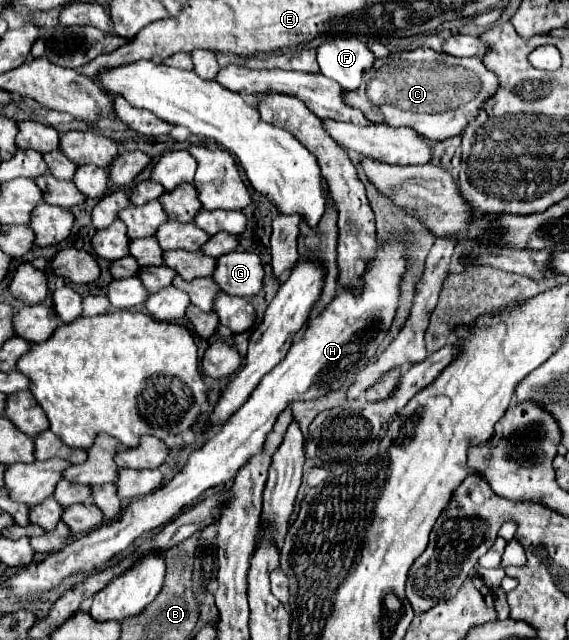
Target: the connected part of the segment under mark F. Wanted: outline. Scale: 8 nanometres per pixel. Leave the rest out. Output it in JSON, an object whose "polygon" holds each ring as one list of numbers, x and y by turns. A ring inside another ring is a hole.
{"polygon":[[356,35,326,39,316,49,316,57,320,73,340,83,346,91,358,89,362,73,370,69,376,59]]}

